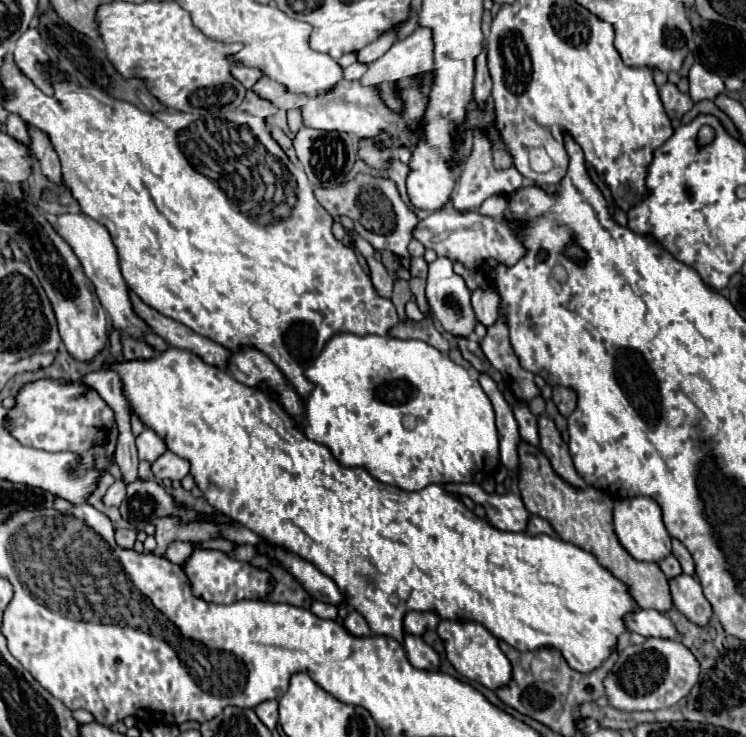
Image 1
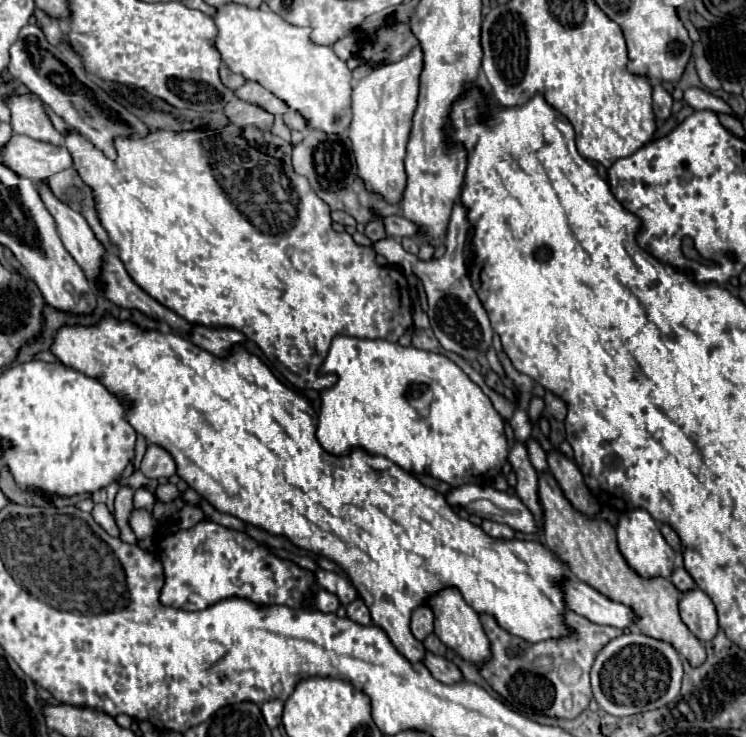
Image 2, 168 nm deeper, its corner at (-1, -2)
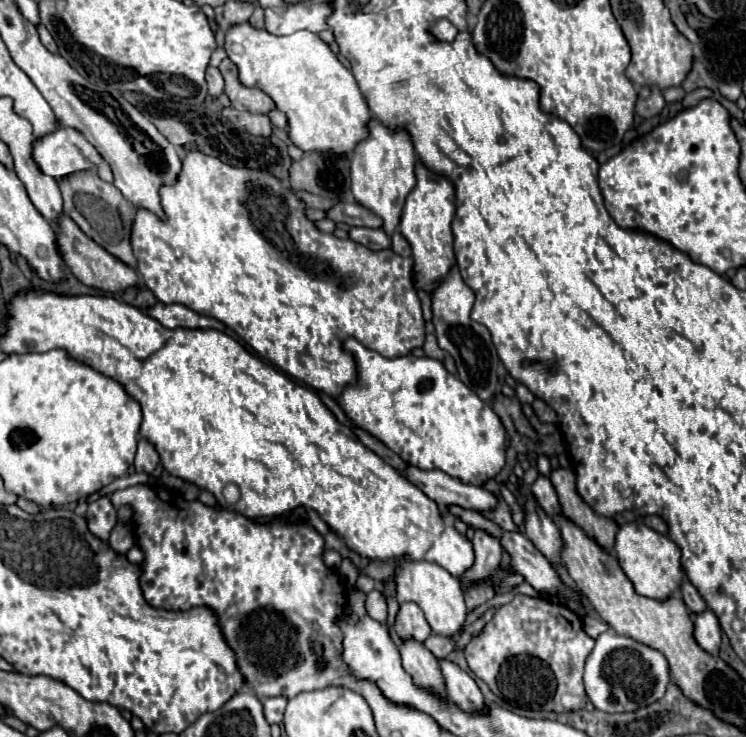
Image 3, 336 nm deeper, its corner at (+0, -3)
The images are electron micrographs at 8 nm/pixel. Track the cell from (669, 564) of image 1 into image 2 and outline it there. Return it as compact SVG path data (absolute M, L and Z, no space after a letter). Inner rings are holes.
M675 568L671 580L673 580L673 584L677 586L679 592L689 592L689 590L695 588L695 582L693 582L693 578L687 574L685 568Z

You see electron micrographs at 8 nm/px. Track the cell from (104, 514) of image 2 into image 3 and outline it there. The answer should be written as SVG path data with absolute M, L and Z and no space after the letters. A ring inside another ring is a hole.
M100 497L100 499L96 499L94 503L88 505L86 519L88 519L88 529L92 529L92 533L96 537L100 537L102 541L108 541L110 531L116 525L118 515L116 515L116 509L110 503L110 499Z

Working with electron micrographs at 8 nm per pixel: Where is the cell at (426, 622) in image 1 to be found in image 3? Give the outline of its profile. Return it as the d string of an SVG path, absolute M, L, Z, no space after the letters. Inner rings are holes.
M402 603L400 605L400 613L396 617L394 629L400 635L400 639L412 637L416 641L424 641L432 633L422 609L416 603Z

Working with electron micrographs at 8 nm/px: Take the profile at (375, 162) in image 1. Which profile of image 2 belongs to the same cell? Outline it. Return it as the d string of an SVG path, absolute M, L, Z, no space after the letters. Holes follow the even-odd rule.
M417 46L401 62L369 72L353 88L353 122L349 128L349 138L357 160L357 176L363 180L369 192L383 196L383 200L389 204L399 204L407 184L403 160L417 108L421 70L423 52Z

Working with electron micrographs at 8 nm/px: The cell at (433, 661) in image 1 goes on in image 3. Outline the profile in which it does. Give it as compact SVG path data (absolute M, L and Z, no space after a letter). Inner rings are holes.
M440 659L438 663L444 677L448 699L460 705L462 709L480 709L480 705L484 705L484 697L474 679L452 661Z

